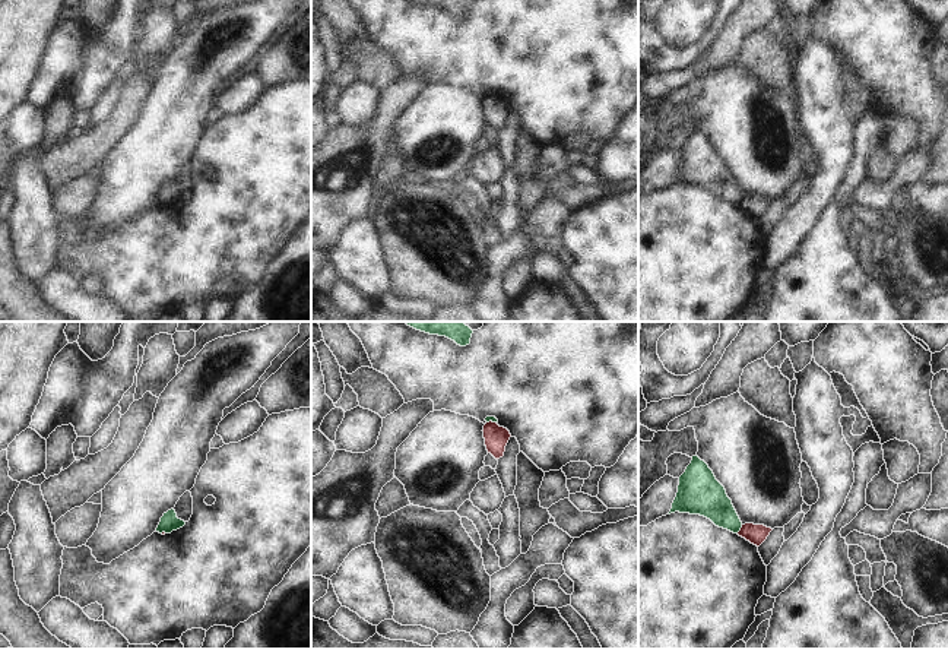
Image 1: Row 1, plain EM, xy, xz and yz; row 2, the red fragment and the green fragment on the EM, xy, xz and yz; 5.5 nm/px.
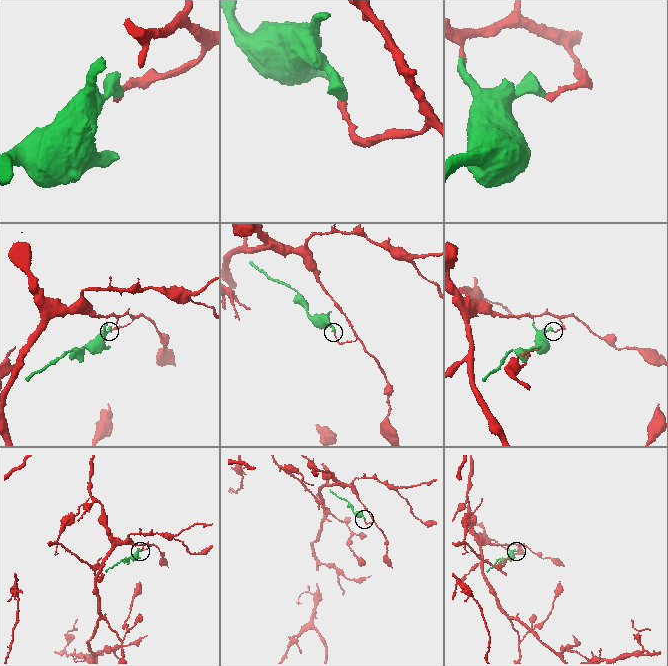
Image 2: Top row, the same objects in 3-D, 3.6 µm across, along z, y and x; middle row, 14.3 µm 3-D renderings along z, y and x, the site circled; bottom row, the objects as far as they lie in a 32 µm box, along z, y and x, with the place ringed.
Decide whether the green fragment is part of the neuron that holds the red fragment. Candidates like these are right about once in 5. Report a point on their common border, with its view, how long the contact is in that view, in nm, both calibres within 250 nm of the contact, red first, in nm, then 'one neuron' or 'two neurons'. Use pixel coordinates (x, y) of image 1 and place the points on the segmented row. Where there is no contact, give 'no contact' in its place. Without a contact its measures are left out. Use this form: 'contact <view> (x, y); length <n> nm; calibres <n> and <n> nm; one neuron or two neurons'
contact yz (741, 529); length 60 nm; calibres 110 and 200 nm; two neurons

